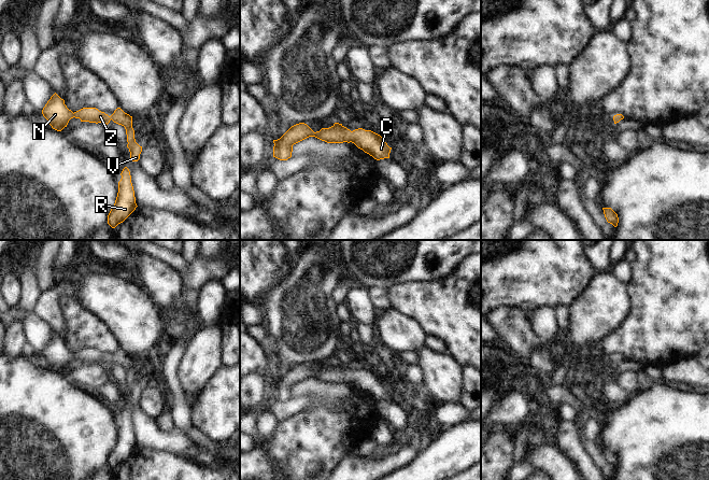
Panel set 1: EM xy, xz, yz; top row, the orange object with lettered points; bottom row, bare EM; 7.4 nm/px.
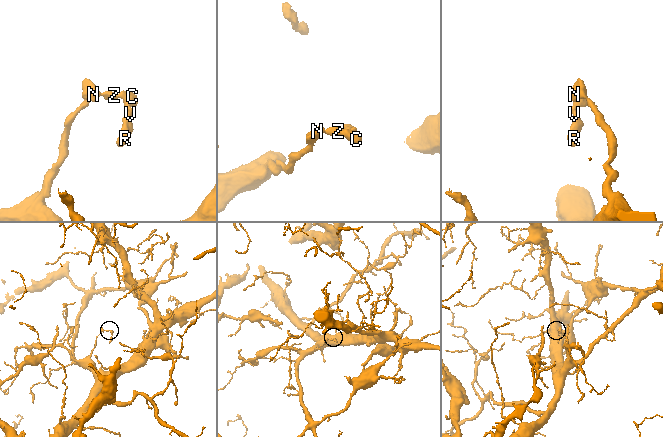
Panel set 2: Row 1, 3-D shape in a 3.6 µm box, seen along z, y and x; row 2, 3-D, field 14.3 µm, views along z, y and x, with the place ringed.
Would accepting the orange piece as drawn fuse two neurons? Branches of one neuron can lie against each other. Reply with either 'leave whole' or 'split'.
leave whole

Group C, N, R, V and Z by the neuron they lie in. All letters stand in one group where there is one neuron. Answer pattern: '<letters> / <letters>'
C N R V Z

